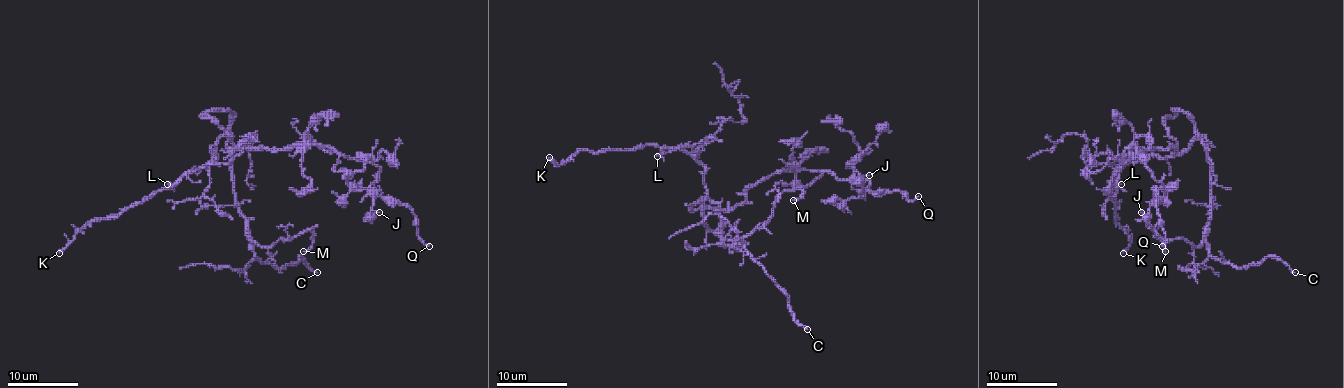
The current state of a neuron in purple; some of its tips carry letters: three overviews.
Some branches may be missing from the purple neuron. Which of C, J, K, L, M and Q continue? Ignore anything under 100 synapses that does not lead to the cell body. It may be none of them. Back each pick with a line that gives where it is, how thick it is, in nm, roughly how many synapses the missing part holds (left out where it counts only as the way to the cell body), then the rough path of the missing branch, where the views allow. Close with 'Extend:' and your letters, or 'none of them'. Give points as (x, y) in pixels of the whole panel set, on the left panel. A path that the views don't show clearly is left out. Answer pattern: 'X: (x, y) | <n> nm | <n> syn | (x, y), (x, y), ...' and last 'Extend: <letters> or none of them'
C: (317, 272) | 240 nm | (317, 272), (346, 297), (326, 287), (309, 246), (314, 218), (365, 202), (339, 161), (394, 163)
Extend: C

